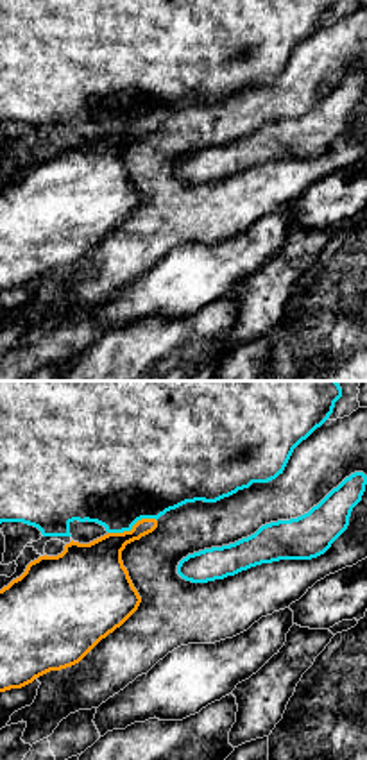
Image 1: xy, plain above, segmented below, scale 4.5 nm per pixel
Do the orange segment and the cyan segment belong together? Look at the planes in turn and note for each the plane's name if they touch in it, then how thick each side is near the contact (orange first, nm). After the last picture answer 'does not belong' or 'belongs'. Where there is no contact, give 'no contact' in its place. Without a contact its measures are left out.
meets orange in xy; 240 nm thick on the orange side, 460 nm on the other

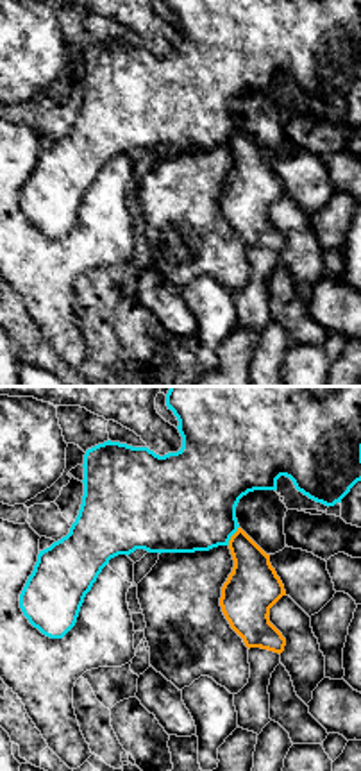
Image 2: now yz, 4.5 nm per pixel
meets orange in yz; 240 nm thick on the orange side, 440 nm on the other

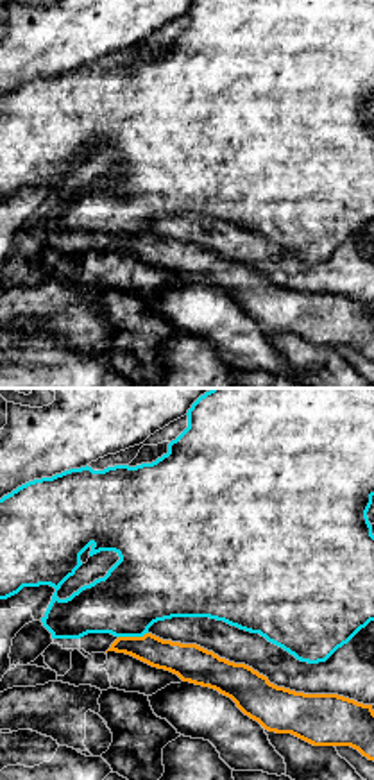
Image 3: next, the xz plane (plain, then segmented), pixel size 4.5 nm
meets orange in xz; 140 nm thick on the orange side, 340 nm on the other

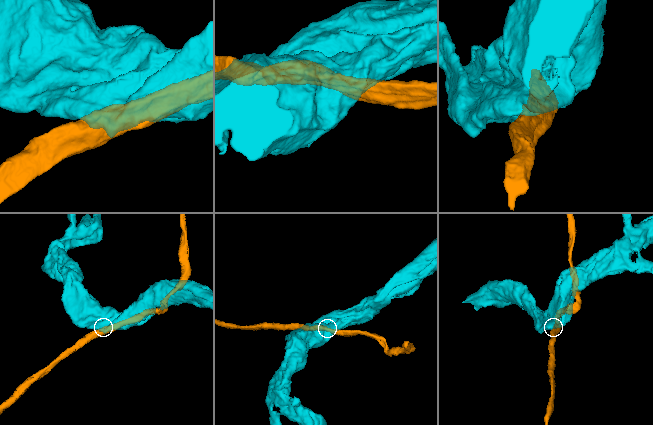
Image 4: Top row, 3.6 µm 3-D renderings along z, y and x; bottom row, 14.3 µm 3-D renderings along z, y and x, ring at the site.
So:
does not belong

